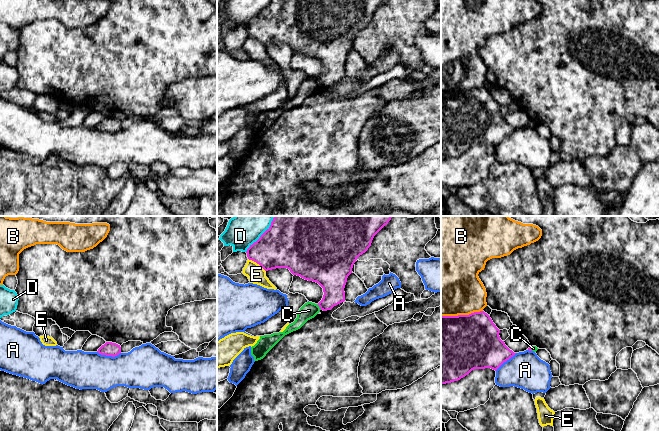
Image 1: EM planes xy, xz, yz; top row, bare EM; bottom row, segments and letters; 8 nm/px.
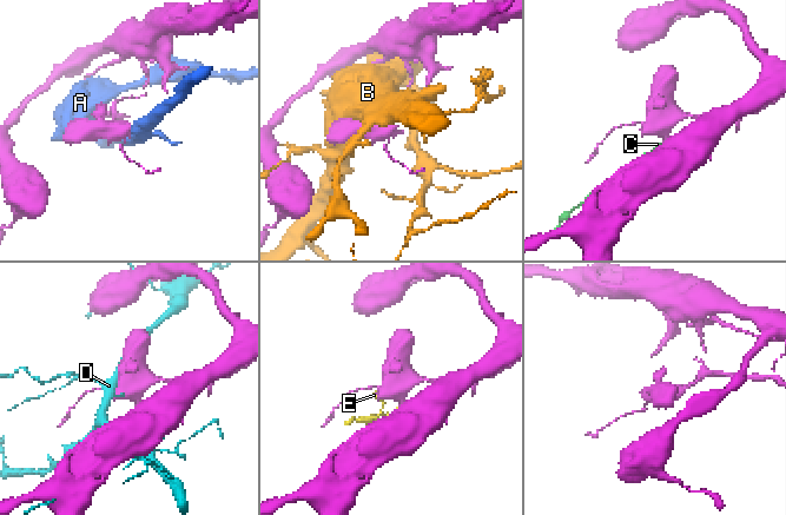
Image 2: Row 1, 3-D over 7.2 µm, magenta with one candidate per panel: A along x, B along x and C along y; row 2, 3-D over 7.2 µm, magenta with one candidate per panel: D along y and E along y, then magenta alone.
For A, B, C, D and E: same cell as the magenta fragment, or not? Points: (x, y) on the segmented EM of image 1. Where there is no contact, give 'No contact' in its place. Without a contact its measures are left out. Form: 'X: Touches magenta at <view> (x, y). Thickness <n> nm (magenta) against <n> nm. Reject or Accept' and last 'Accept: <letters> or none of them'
A: Touches magenta at xy (109, 355). Thickness 110 nm (magenta) against 300 nm. Reject
B: Touches magenta at yz (461, 315). Thickness 480 nm (magenta) against 480 nm. Reject
C: Touches magenta at xz (319, 306). Thickness 220 nm (magenta) against 140 nm. Reject
D: Touches magenta at xz (262, 234). Thickness 440 nm (magenta) against 300 nm. Reject
E: Touches magenta at xz (257, 263). Thickness 360 nm (magenta) against 150 nm. Reject
Accept: none of them

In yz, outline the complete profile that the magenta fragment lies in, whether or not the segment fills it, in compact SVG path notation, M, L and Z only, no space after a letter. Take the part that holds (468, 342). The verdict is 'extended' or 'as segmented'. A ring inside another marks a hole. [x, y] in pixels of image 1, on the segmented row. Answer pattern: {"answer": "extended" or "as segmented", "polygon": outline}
{"answer": "as segmented", "polygon": "M484 311L441 316L441 385L458 381L474 369L497 370L516 353L500 339L500 330Z"}

